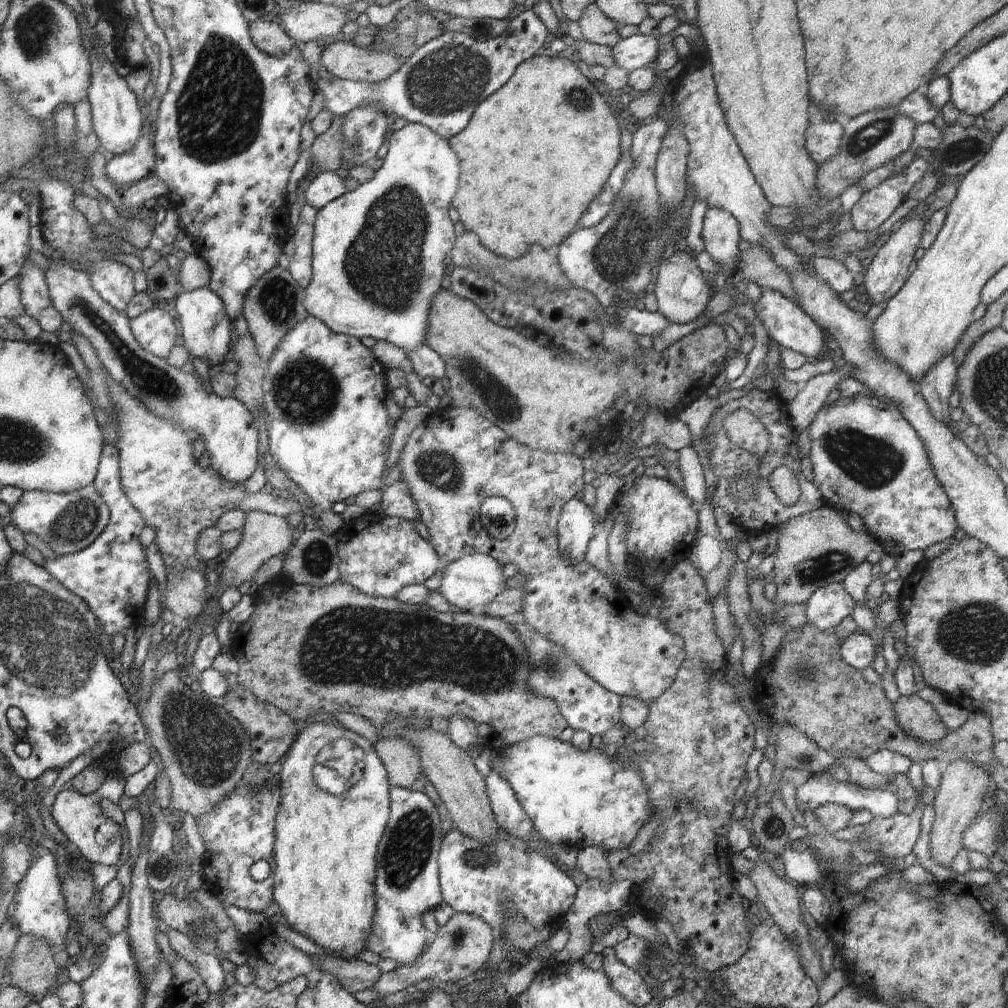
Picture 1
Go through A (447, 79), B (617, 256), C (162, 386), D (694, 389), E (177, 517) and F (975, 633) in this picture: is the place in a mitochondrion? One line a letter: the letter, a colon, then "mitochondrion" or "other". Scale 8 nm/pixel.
A: mitochondrion
B: mitochondrion
C: mitochondrion
D: other
E: other
F: mitochondrion

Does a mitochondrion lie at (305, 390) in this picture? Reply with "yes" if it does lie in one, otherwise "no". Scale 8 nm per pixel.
yes

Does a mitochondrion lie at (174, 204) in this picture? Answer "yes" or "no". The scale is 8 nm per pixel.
no

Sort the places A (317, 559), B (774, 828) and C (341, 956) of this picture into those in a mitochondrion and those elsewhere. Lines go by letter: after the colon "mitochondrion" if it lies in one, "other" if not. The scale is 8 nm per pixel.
A: mitochondrion
B: mitochondrion
C: other

